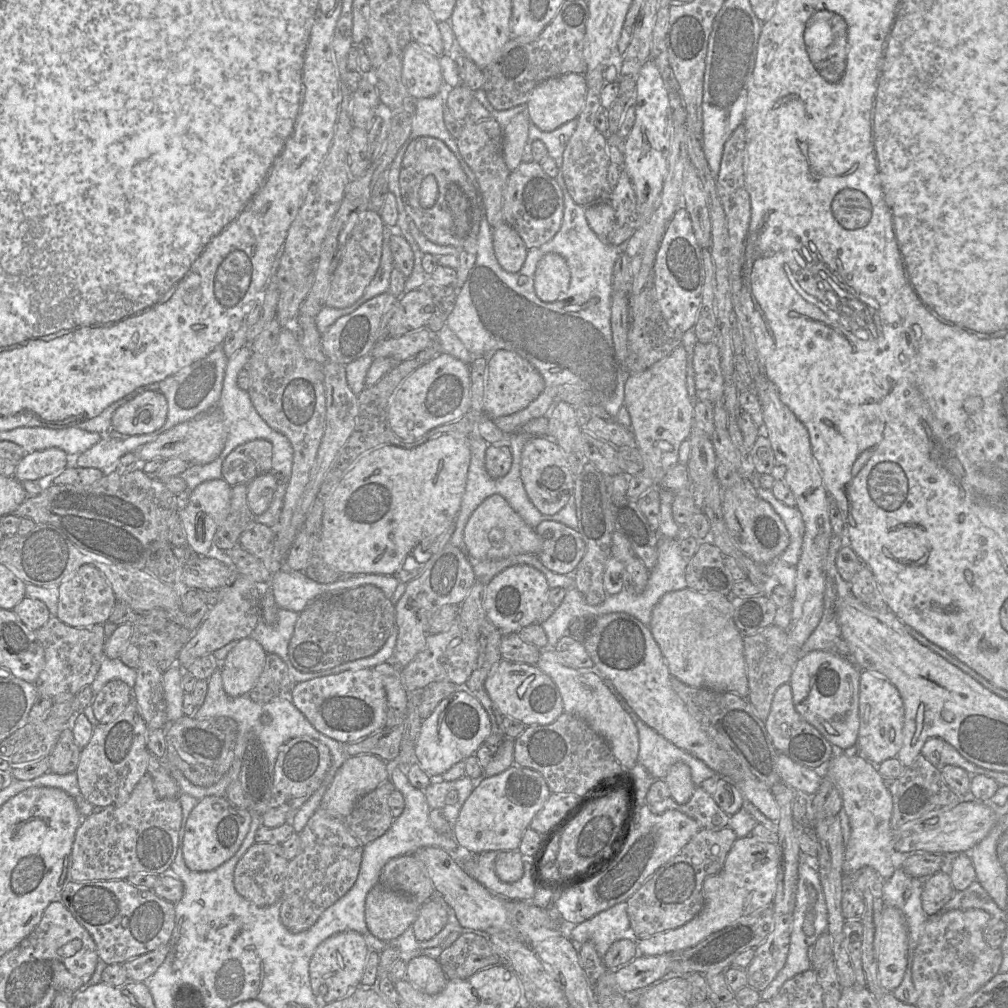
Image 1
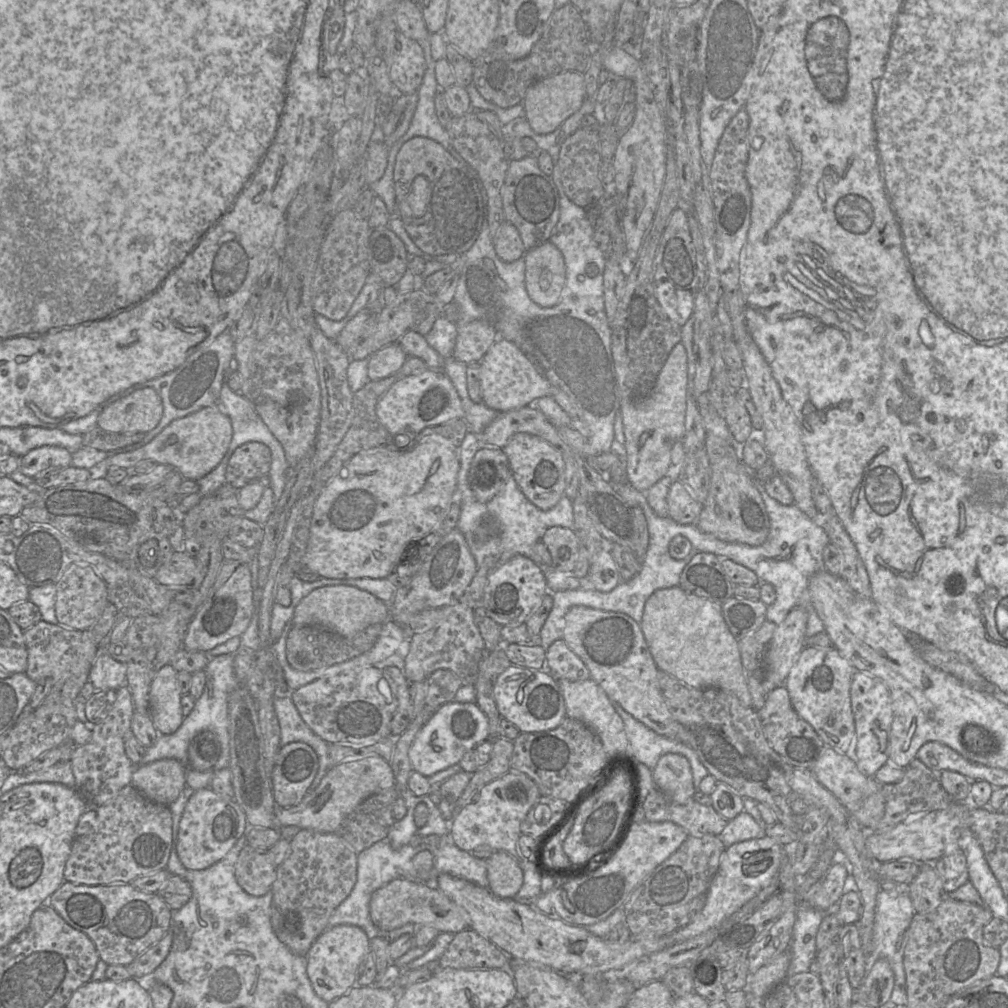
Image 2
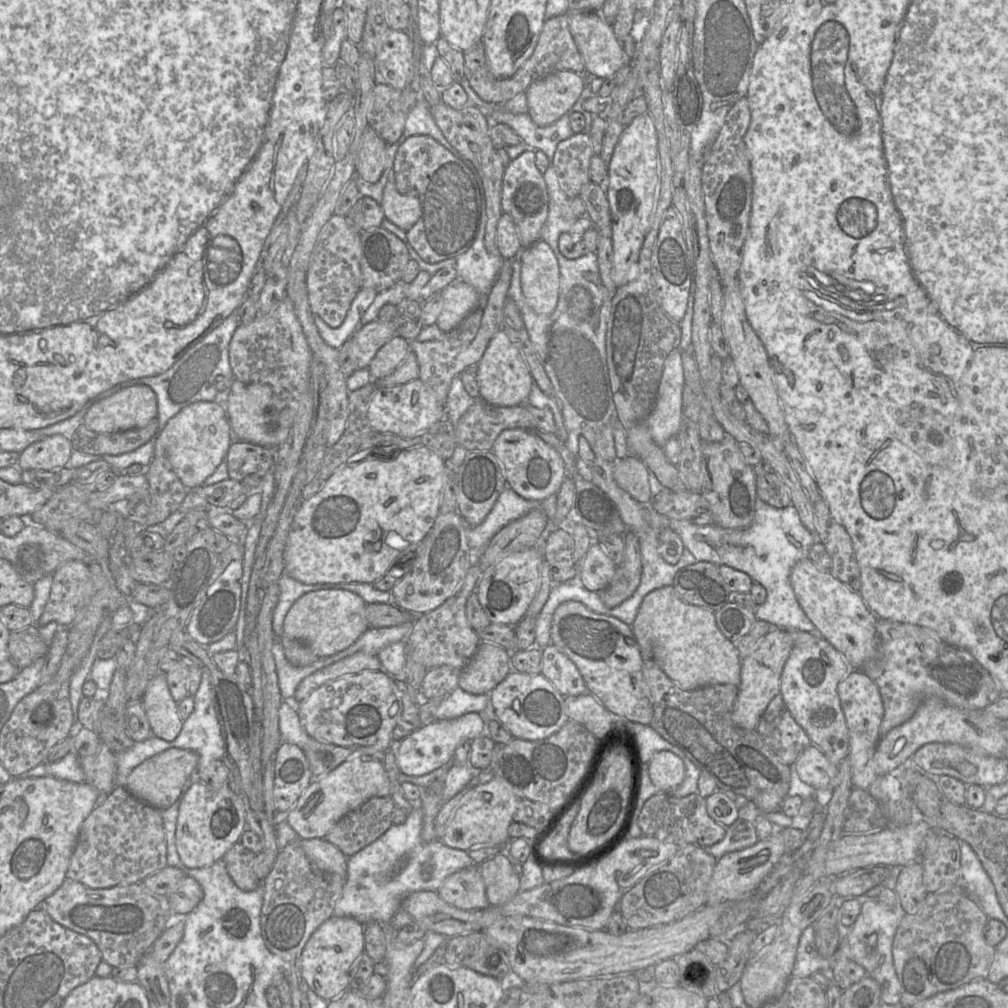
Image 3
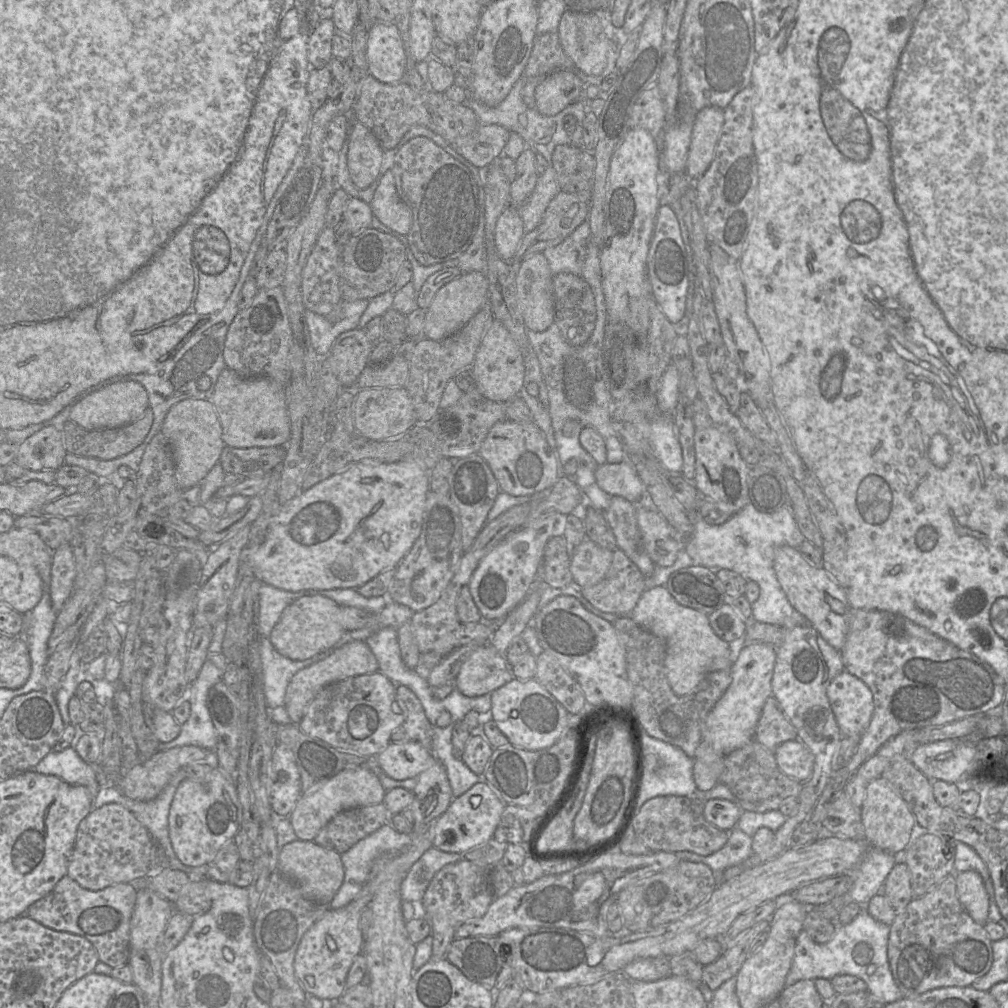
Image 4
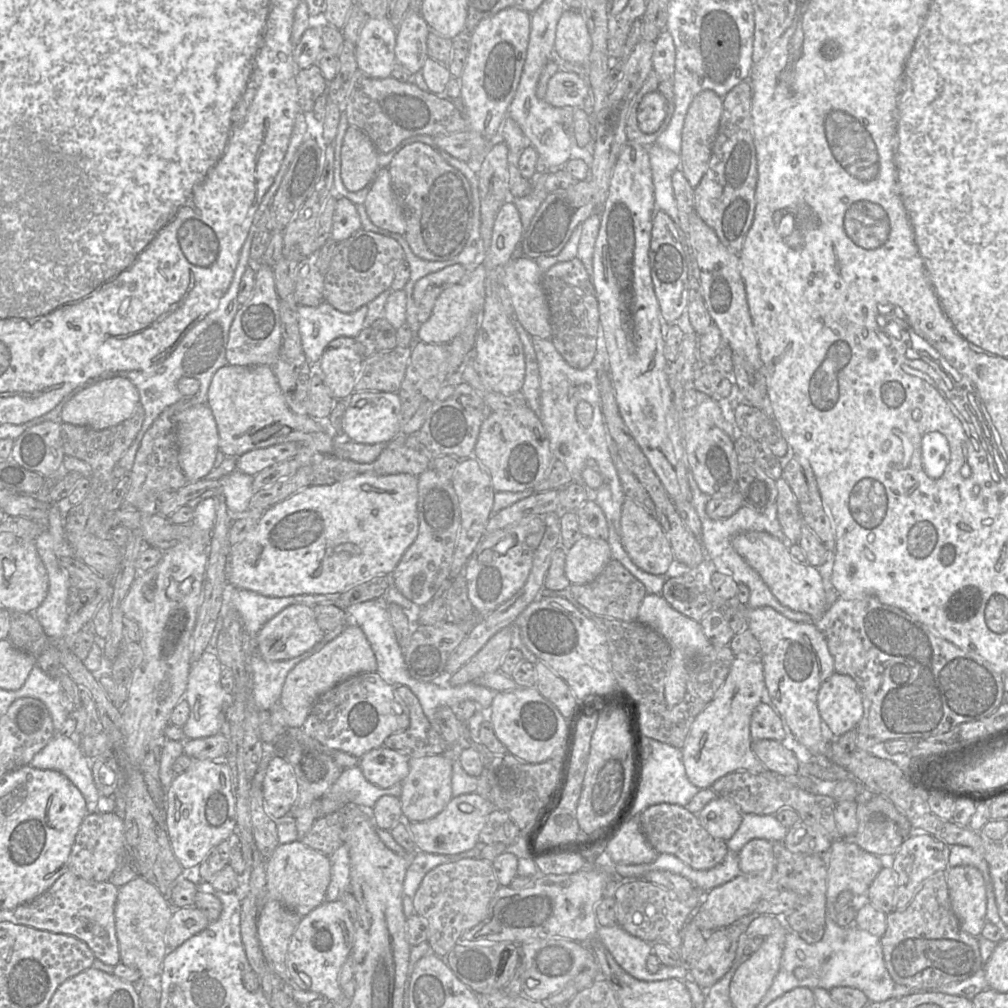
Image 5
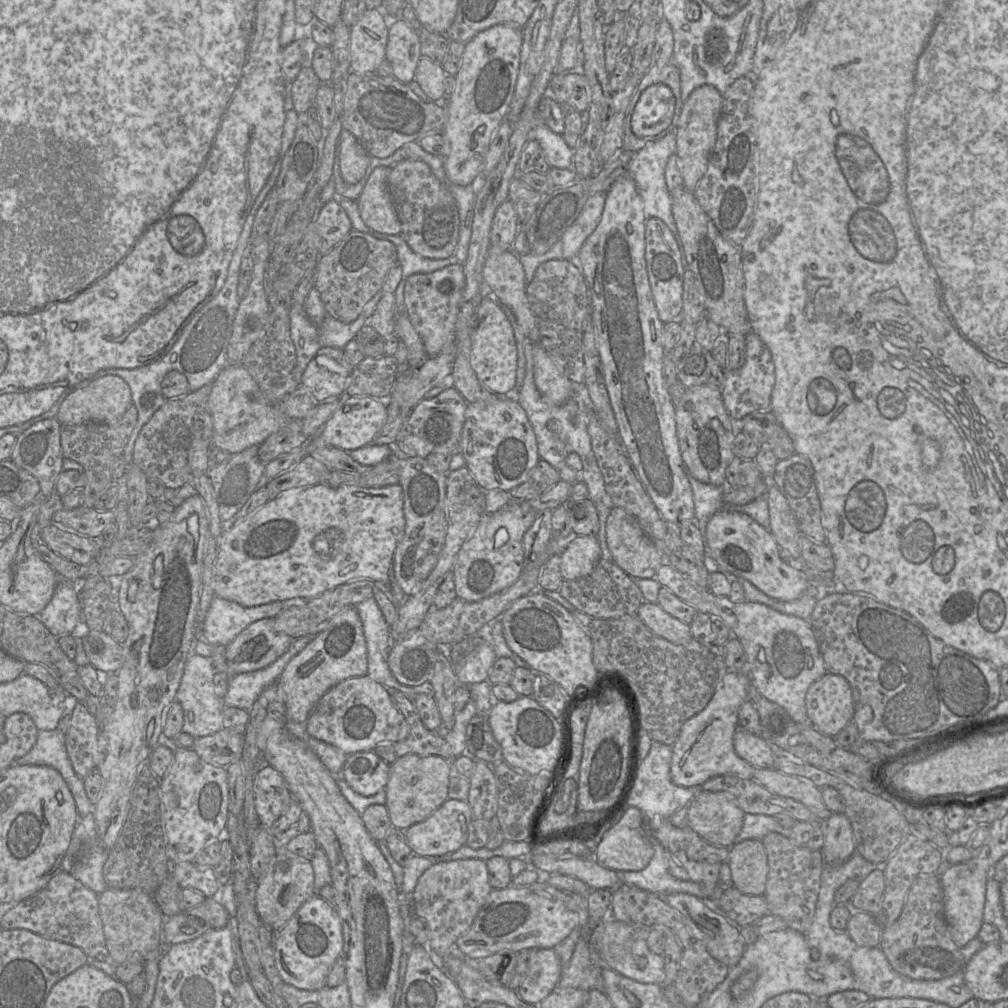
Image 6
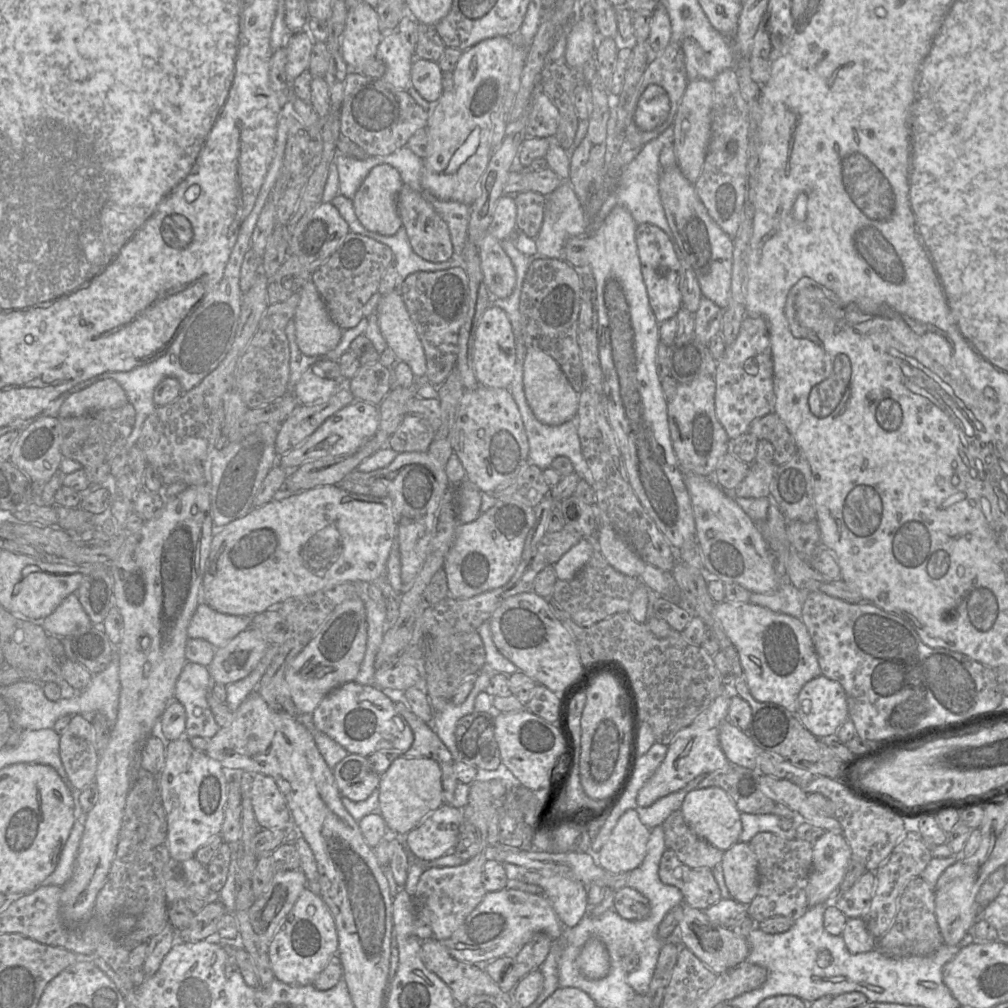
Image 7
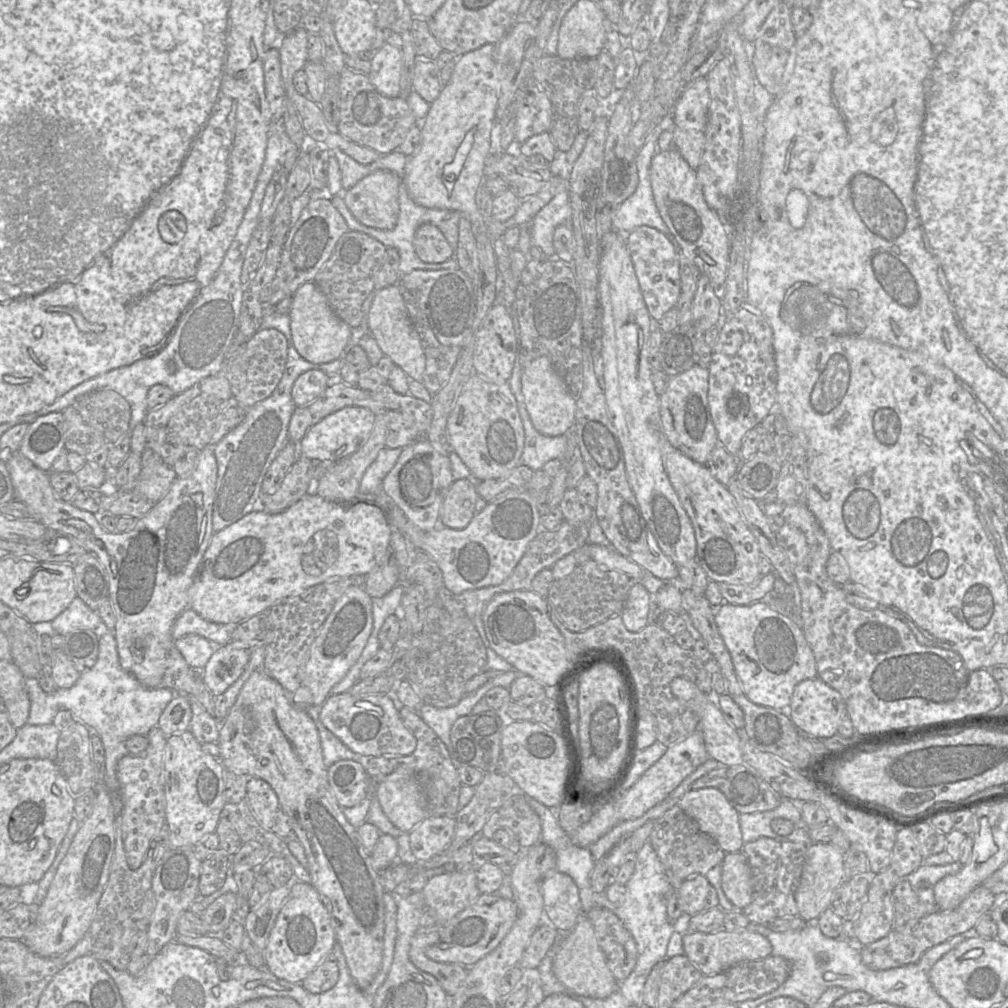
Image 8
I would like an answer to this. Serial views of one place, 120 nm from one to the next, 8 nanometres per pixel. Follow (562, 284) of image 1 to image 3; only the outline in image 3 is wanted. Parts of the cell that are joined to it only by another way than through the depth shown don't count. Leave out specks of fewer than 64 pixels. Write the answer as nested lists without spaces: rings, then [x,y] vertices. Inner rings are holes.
[[[539,239],[518,255],[520,283],[527,304],[538,314],[551,314],[558,301],[560,272],[551,247]]]

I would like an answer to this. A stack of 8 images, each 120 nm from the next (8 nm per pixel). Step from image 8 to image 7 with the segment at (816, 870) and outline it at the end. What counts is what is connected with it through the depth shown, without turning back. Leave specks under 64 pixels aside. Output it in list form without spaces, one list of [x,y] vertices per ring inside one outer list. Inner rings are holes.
[[[826,831],[812,845],[812,868],[806,886],[808,908],[830,903],[839,889],[852,852],[843,834]]]

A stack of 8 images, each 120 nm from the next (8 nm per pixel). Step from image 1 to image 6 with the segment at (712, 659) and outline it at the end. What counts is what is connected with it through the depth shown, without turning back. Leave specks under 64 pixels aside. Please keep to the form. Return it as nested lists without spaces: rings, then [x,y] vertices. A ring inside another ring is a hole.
[[[644,601],[637,610],[638,617],[657,636],[674,644],[686,644],[693,639],[690,624],[665,612],[659,604]]]

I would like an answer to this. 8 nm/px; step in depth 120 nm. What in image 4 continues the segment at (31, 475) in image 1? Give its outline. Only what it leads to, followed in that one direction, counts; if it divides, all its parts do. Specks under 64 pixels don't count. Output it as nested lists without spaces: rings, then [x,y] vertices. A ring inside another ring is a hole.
[[[47,426],[17,445],[14,461],[33,471],[58,470],[65,464],[66,454],[62,432]]]

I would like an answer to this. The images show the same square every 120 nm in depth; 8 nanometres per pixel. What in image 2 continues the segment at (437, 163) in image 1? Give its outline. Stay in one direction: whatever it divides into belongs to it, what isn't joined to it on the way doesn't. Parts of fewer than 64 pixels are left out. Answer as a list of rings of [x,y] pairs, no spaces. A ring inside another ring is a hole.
[[[420,136],[405,142],[396,156],[394,189],[397,204],[406,199],[418,176],[427,178],[432,192],[422,217],[401,217],[410,238],[419,249],[431,256],[465,253],[475,243],[483,223],[482,198],[477,185],[470,179],[467,169],[440,143]]]

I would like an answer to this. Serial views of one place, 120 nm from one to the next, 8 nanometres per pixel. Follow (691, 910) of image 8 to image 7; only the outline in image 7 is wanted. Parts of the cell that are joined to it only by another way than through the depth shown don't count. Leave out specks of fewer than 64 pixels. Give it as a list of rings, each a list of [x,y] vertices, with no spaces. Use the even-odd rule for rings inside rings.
[[[666,849],[661,857],[659,866],[660,880],[667,885],[678,888],[683,894],[683,904],[701,911],[721,900],[719,886],[710,868],[690,868],[684,865],[671,849]]]

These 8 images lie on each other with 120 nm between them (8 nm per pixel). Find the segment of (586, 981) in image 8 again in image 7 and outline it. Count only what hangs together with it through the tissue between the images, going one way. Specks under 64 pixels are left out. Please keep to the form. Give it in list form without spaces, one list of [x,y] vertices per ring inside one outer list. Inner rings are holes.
[[[595,937],[588,939],[577,957],[577,966],[587,979],[606,977],[610,969],[610,958],[605,944]]]

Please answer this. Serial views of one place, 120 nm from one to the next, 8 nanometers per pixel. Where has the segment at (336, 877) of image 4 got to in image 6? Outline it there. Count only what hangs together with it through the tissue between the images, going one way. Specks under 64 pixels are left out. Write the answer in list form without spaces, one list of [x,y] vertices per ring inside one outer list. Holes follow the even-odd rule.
[[[286,848],[277,849],[277,855],[270,868],[258,881],[257,913],[262,922],[273,932],[281,929],[297,910],[316,894],[311,862],[293,854]]]

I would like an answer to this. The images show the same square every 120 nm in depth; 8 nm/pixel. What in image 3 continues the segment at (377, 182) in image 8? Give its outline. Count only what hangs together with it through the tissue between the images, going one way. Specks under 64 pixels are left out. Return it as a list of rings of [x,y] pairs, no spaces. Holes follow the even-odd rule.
[[[393,171],[383,190],[380,203],[385,219],[404,230],[409,231],[420,217],[420,203],[418,198],[402,195],[397,191]]]

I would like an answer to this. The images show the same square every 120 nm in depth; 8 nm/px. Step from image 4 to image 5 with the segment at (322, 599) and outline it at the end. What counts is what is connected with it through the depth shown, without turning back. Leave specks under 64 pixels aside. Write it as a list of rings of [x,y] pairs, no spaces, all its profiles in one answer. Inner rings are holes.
[[[295,604],[280,611],[270,619],[256,637],[257,652],[267,661],[289,660],[310,650],[324,636],[312,607]]]

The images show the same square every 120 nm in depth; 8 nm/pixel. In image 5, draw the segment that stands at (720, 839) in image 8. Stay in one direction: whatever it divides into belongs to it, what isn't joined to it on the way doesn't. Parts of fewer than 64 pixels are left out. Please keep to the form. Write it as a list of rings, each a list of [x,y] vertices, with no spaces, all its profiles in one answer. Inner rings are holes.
[[[717,797],[710,801],[698,814],[705,830],[713,837],[728,841],[742,822],[742,812],[729,799]]]

